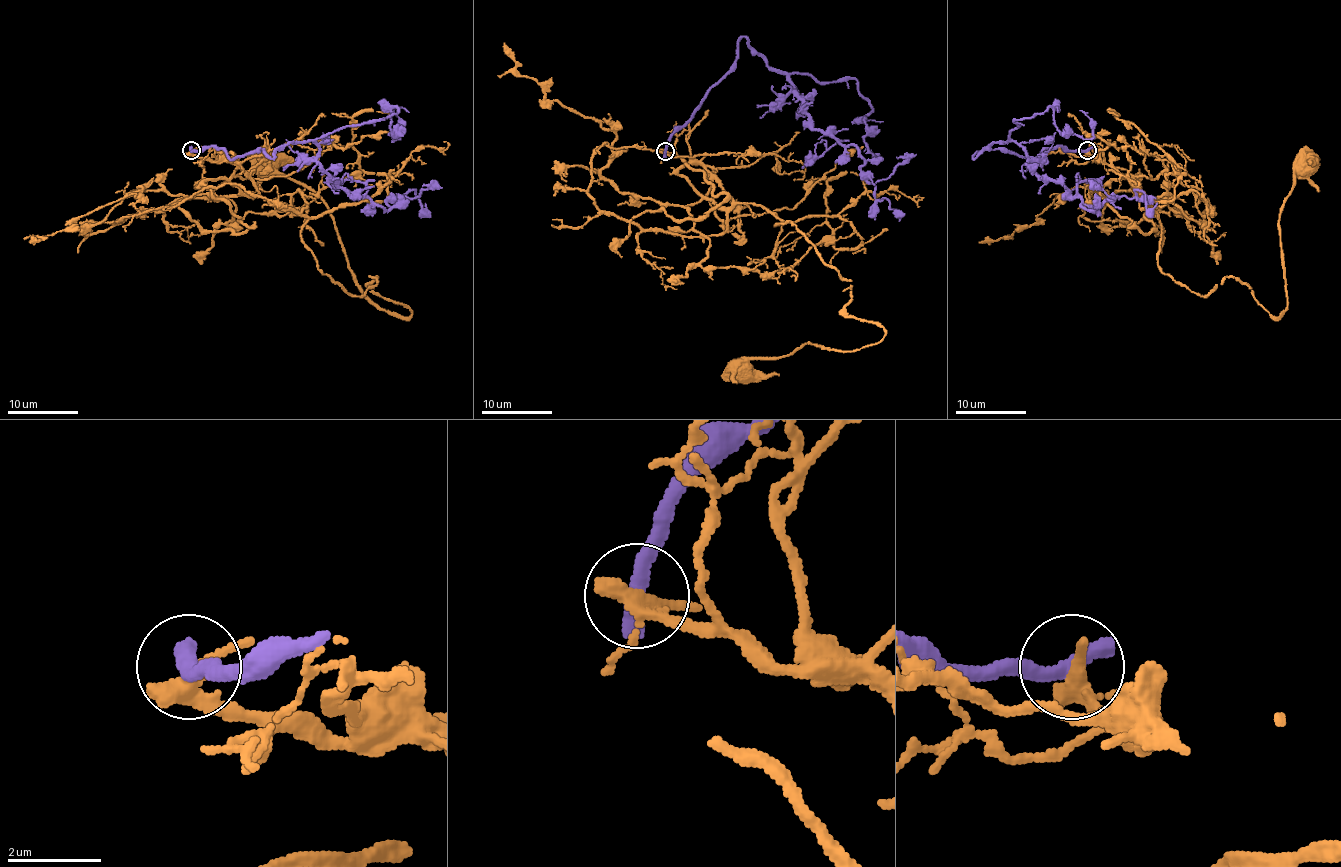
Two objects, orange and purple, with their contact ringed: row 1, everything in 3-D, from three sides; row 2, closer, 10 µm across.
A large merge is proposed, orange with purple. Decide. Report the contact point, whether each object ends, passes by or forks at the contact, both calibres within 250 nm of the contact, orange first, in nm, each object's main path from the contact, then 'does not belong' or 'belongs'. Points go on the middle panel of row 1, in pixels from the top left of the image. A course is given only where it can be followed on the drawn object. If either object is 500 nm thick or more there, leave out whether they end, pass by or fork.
(665, 151) | orange forks | purple ends | 320/460 nm | orange via (665, 152), (790, 222), (850, 281), (846, 316), (885, 335), (737, 365) | purple via (665, 152), (733, 63), (744, 37), (783, 71), (808, 122), (857, 150), (875, 198), (905, 215) | does not belong

